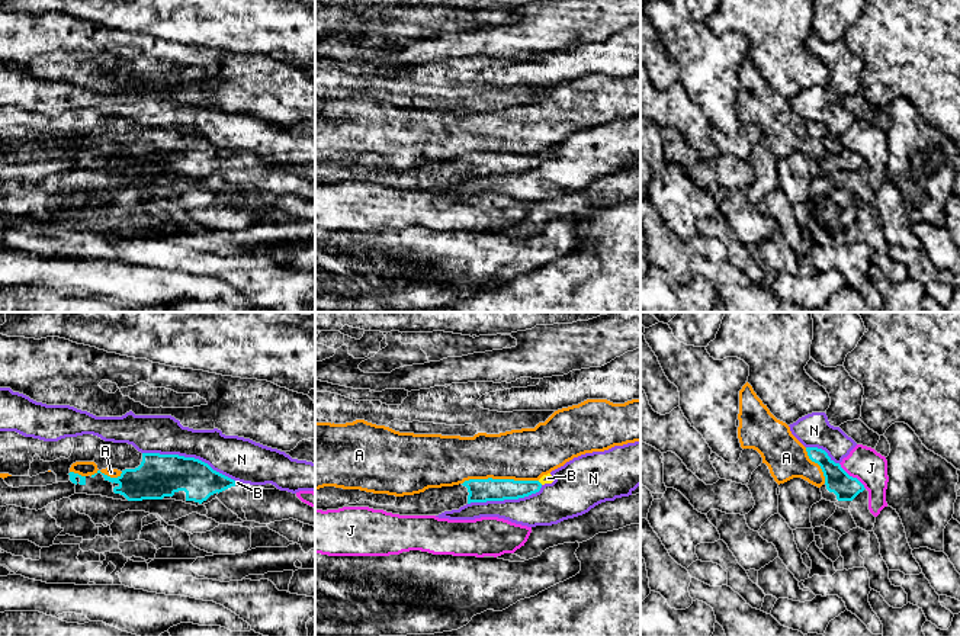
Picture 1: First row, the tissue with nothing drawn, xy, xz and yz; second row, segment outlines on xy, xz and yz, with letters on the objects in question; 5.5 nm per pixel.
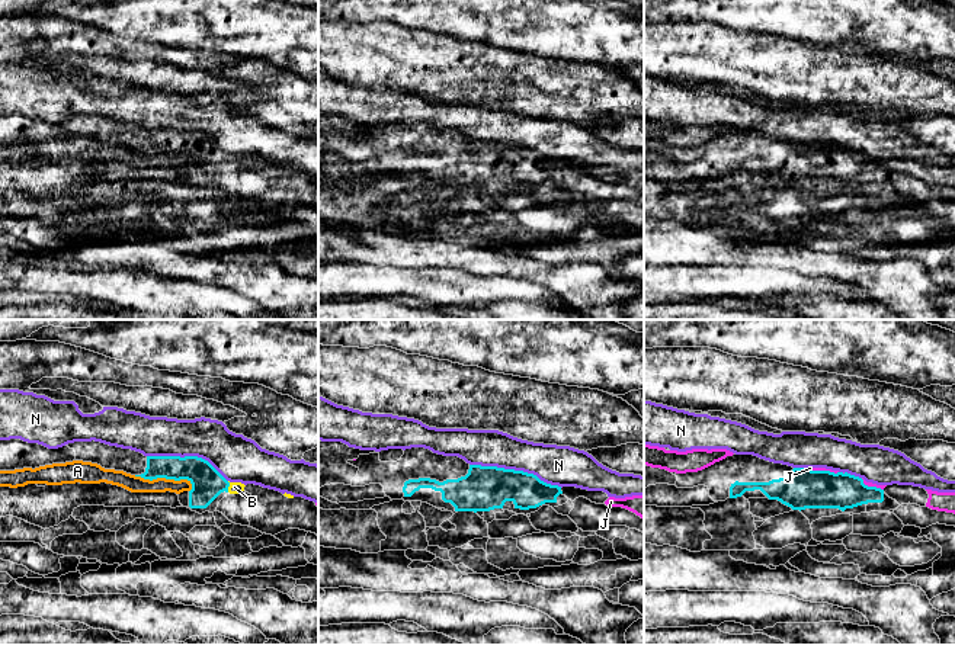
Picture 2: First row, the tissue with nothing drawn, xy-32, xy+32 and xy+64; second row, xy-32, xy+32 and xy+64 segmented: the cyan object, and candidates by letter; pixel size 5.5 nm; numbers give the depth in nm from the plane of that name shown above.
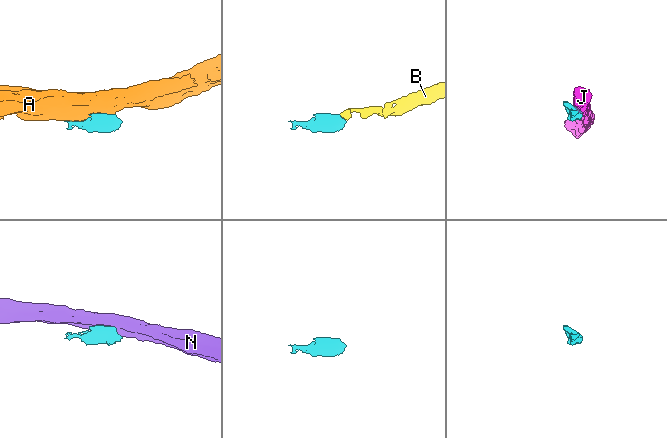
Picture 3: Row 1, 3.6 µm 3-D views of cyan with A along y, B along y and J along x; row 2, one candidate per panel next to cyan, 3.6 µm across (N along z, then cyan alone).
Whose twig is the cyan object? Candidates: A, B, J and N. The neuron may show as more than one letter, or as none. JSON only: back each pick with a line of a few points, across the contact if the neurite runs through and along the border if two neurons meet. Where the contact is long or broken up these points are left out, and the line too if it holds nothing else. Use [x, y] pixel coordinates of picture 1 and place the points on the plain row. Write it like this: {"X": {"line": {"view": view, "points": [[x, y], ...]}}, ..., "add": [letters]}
{"B": {"line": {"view": "xy", "points": [[198, 154], [205, 157], [234, 157], [237, 157]]}}, "add": ["B"]}

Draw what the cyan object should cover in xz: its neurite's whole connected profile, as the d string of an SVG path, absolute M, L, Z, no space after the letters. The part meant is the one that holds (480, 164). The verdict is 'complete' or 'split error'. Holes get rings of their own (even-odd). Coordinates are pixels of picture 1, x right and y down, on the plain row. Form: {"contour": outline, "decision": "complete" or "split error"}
{"contour": "M550 148L543 150L539 155L469 154L459 160L428 163L424 167L404 171L324 161L315 164L315 184L369 182L399 190L439 190L471 177L524 173L553 155Z", "decision": "split error"}

